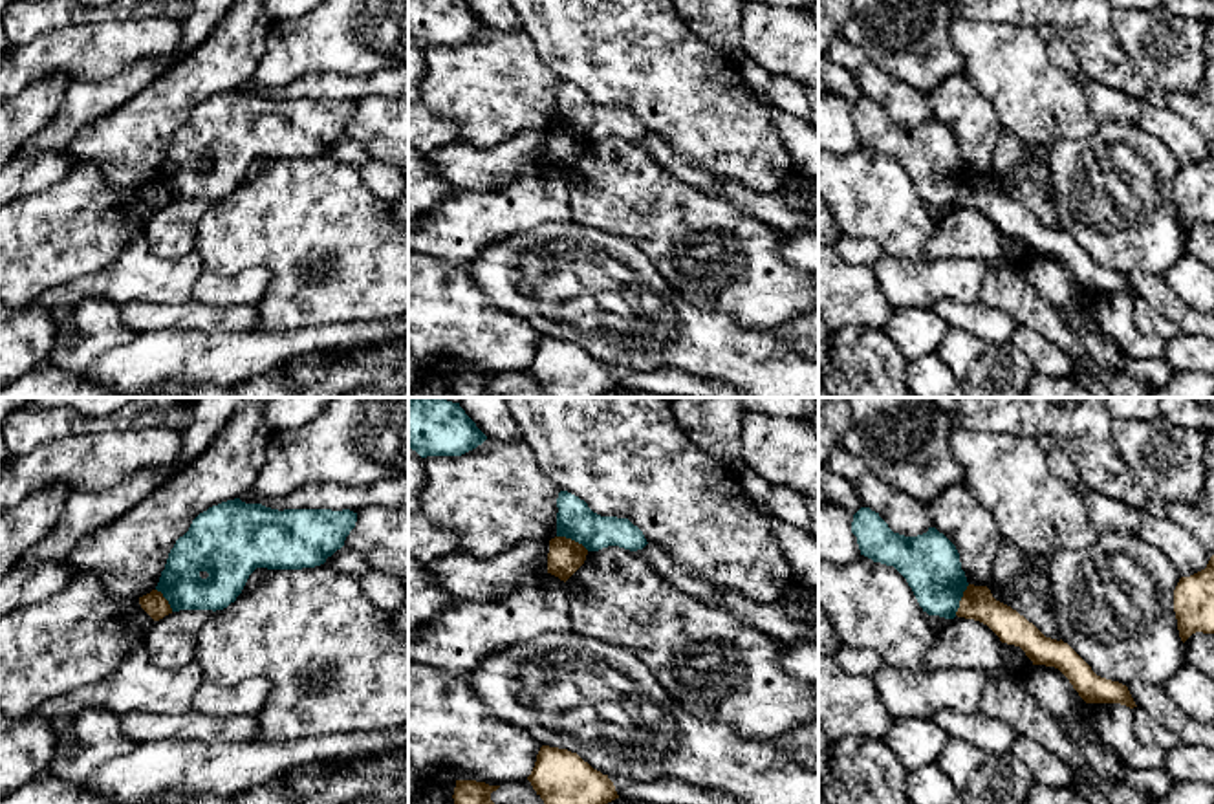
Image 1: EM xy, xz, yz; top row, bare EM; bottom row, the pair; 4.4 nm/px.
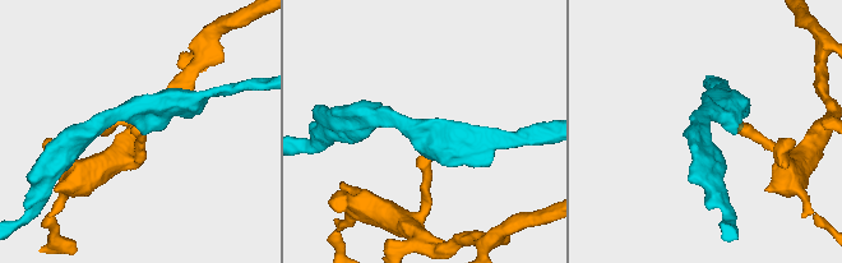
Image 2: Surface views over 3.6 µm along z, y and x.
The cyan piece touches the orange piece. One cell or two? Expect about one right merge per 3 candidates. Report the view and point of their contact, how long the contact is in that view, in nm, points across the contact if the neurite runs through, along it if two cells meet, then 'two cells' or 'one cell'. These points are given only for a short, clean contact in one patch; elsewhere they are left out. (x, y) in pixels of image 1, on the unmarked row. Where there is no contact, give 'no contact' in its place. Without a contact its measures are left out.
xz (574, 129) | 160 nm | along xz (557, 125), (570, 127), (588, 140) | two cells

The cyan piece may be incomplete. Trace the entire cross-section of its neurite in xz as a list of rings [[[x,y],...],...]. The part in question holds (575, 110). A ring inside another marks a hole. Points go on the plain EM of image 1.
[[[568,81],[558,82],[557,97],[557,126],[571,128],[588,141],[599,141],[608,136],[637,141],[648,134],[643,121],[628,108],[601,106],[584,90]]]

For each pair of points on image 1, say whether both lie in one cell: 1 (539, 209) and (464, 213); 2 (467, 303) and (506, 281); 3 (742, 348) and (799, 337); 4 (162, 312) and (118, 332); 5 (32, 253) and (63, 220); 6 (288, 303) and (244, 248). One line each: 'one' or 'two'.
1: one
2: two
3: two
4: two
5: one
6: one

